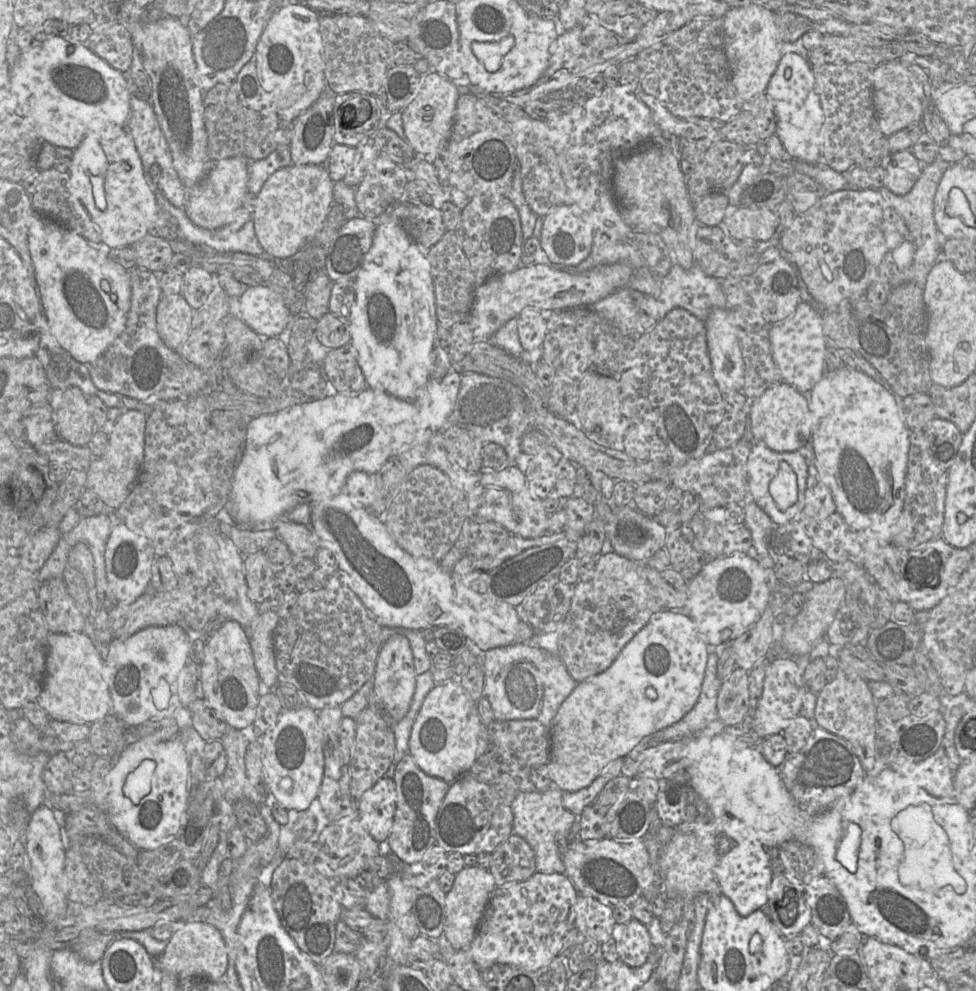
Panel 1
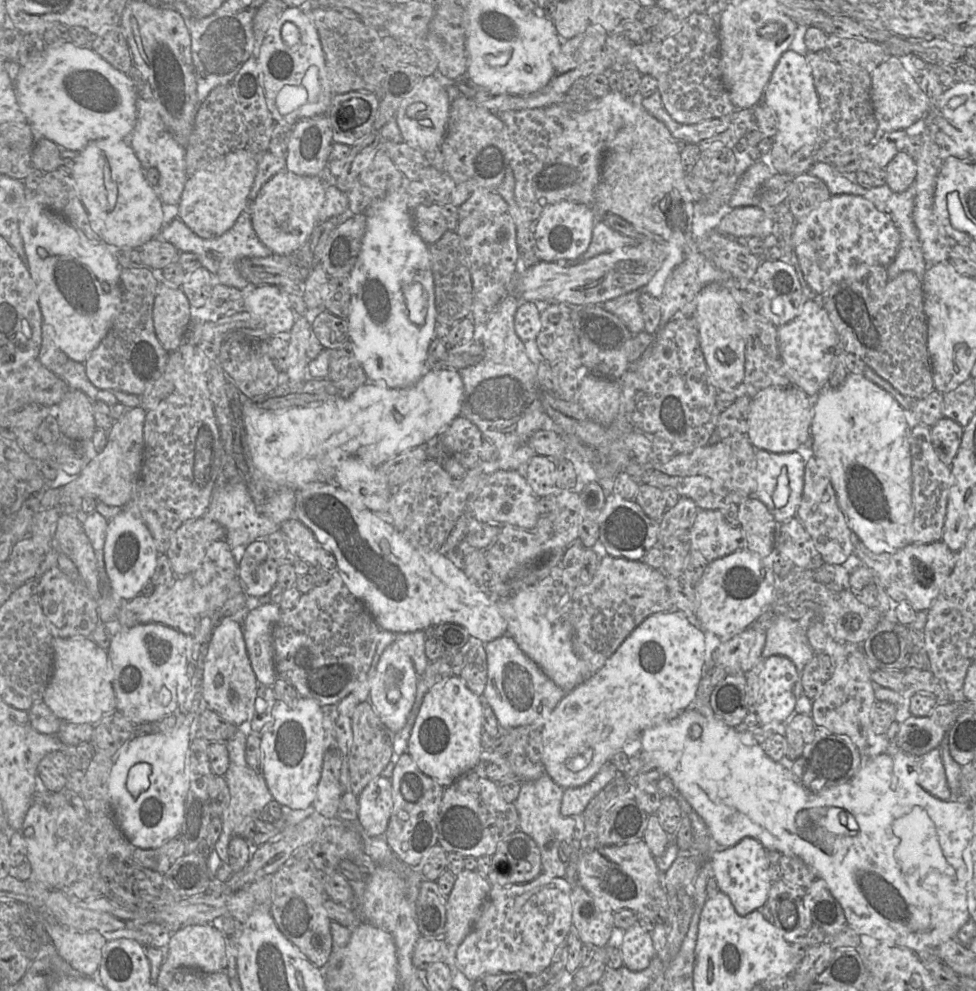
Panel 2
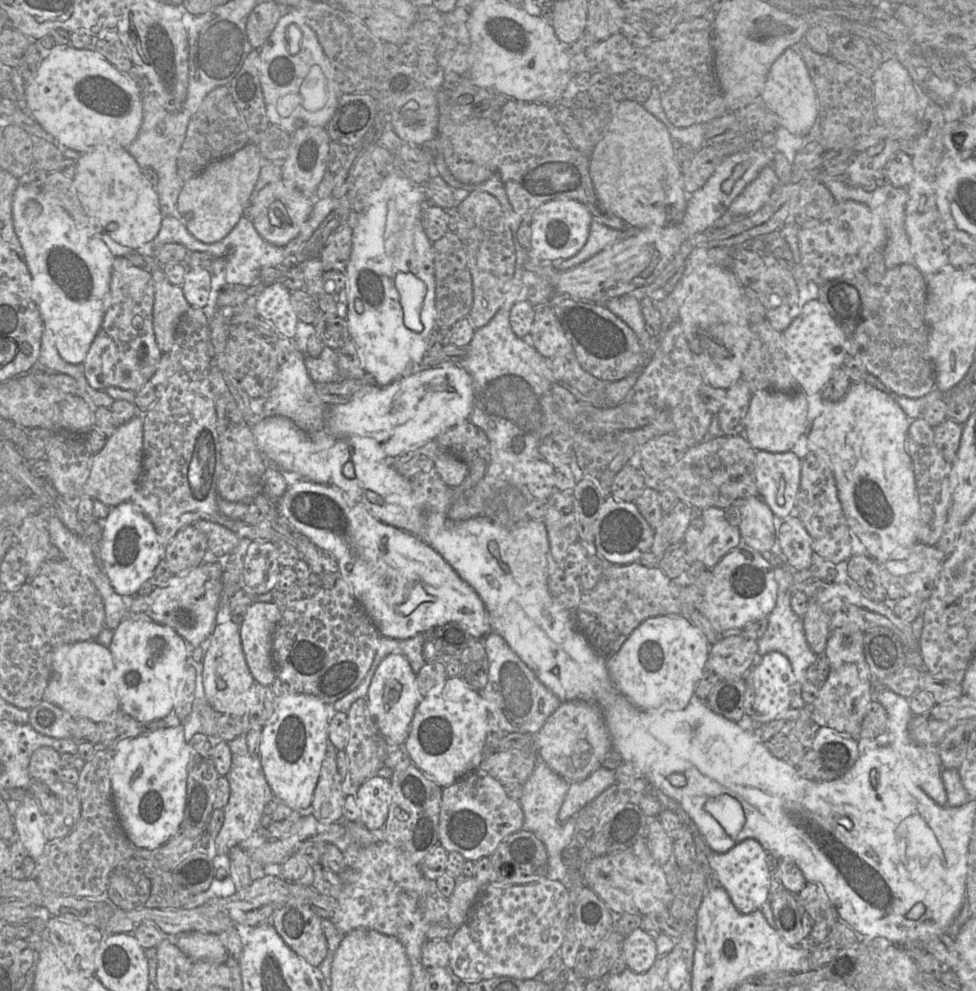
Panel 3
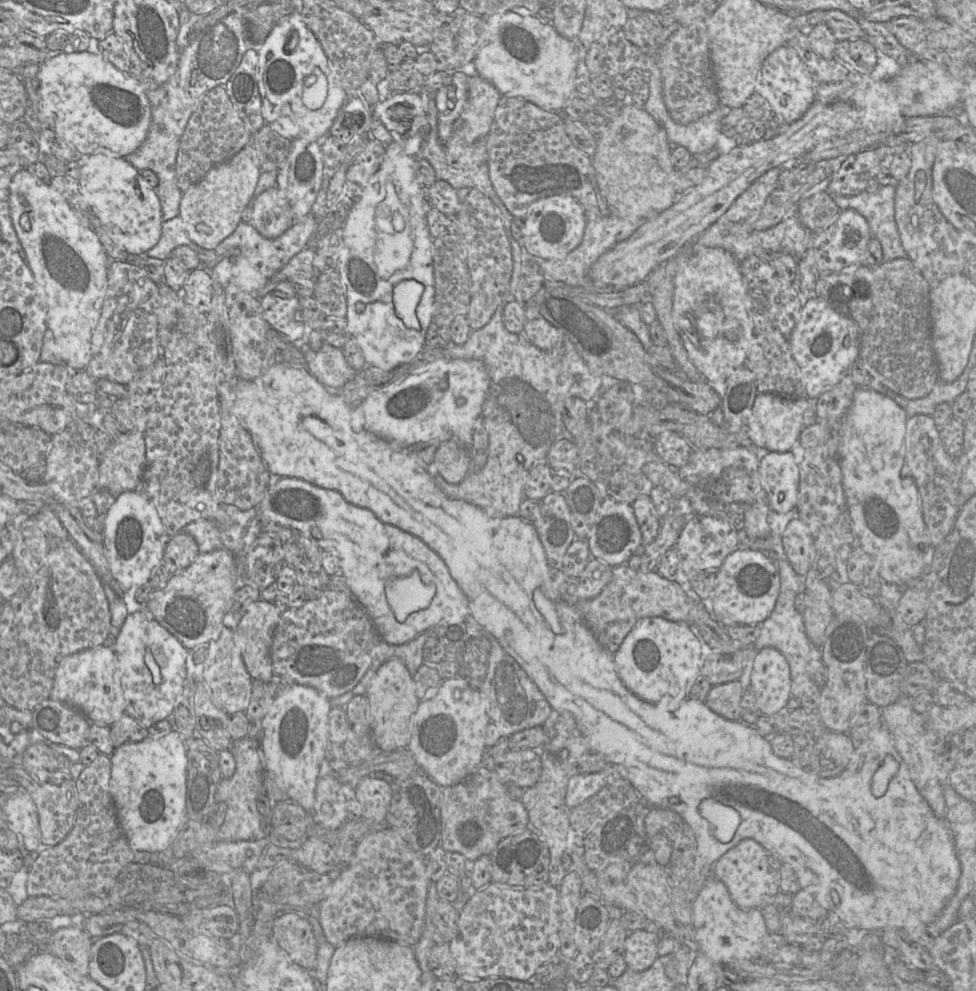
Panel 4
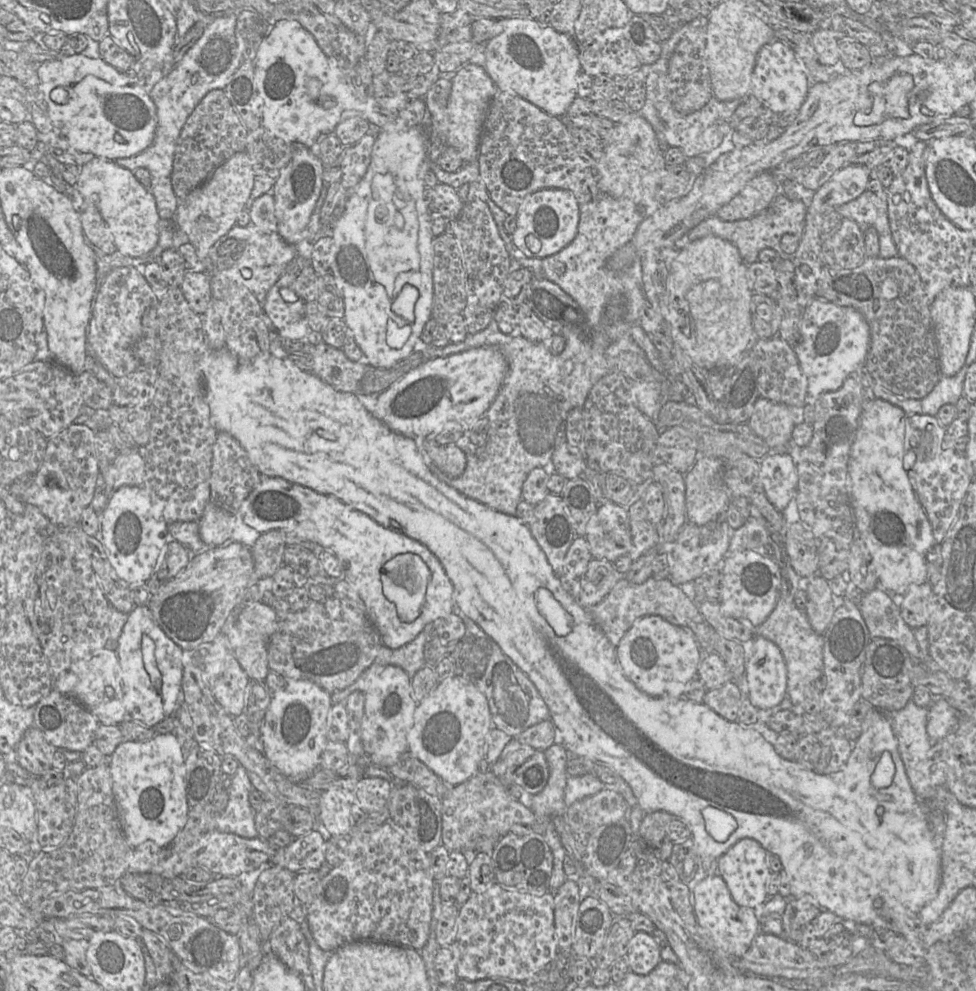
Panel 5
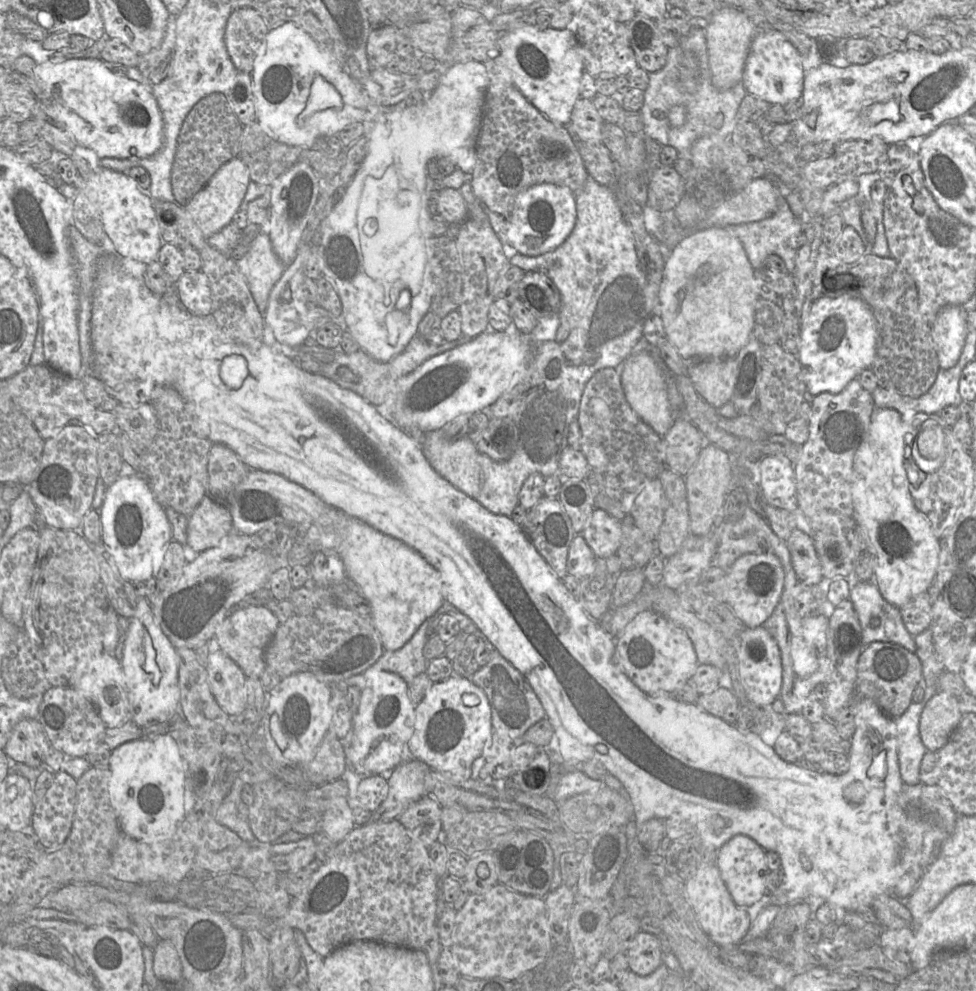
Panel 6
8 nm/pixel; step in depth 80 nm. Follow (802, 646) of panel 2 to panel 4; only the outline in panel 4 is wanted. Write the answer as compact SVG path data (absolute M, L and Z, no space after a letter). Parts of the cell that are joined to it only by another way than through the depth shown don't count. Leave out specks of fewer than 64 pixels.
M744 531L739 533L739 547L766 550L765 557L776 561L780 577L780 589L774 609L770 615L761 623L761 631L753 643L752 648L758 651L762 648L772 647L779 650L787 659L790 666L791 696L801 699L807 683L813 679L817 670L824 665L821 655L821 648L815 646L807 637L803 622L802 613L795 608L795 597L798 593L804 592L804 578L798 575L790 565L782 543L782 537L773 537L770 534L761 539L750 539Z

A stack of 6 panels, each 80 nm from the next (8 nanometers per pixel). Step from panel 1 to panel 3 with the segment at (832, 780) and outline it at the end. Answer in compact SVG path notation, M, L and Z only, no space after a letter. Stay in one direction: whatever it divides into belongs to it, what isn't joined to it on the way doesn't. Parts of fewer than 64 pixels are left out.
M816 727L812 747L796 768L807 779L830 781L843 776L859 756L858 739L832 728Z

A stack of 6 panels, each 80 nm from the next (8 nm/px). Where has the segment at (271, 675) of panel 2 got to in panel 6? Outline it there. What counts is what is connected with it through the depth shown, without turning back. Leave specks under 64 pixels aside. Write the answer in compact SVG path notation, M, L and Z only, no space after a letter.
M247 606L228 615L217 628L213 640L240 667L246 677L259 678L266 667L265 649L278 626L278 619L266 606Z

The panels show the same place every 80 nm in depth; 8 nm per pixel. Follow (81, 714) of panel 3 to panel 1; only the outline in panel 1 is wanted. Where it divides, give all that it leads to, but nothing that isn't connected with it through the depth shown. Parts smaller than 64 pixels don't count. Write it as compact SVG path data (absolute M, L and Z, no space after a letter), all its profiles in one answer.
M83 632L49 633L46 673L37 702L50 719L88 724L103 719L112 710L109 687L103 679L104 656L108 644L95 644Z

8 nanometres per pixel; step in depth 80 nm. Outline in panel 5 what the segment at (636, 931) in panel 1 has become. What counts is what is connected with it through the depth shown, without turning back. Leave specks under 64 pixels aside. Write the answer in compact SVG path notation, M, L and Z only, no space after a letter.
M635 932L628 944L626 960L630 971L638 975L649 974L661 961L661 947L652 933Z

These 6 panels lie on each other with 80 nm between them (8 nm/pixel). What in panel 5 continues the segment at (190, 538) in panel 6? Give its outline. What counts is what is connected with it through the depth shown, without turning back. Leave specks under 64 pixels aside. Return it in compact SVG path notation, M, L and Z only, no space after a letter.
M209 503L198 521L199 535L207 547L222 546L230 542L238 542L251 548L261 533L246 525L238 512L228 512L212 503Z

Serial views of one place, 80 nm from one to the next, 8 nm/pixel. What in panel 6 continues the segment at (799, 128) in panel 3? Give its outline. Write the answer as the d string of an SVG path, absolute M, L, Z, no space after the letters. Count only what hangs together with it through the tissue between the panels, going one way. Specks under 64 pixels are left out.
M759 30L746 59L741 82L747 93L782 106L802 97L806 71L797 48L776 30Z

